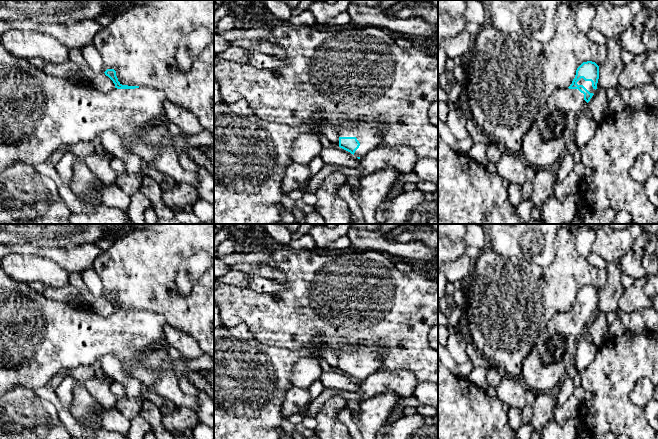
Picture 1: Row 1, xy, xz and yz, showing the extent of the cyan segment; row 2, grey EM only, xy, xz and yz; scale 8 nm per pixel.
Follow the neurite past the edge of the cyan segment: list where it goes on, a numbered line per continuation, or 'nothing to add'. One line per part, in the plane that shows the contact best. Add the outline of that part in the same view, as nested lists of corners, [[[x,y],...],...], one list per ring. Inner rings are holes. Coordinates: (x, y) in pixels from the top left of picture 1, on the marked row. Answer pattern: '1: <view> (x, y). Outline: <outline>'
1: yz (587, 84). Outline: [[[581,78],[578,82],[578,85],[583,85],[590,93],[595,93],[595,89],[592,87],[591,81],[585,81],[583,78]]]

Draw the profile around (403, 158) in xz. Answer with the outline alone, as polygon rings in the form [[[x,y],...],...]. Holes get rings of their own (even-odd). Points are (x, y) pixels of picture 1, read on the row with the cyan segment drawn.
[[[397,145],[393,148],[377,146],[359,159],[359,169],[364,176],[385,168],[395,168],[400,174],[411,173],[418,157],[408,145]]]

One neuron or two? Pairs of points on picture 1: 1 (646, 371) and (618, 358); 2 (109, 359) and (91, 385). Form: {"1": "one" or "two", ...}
{"1": "one", "2": "two"}

